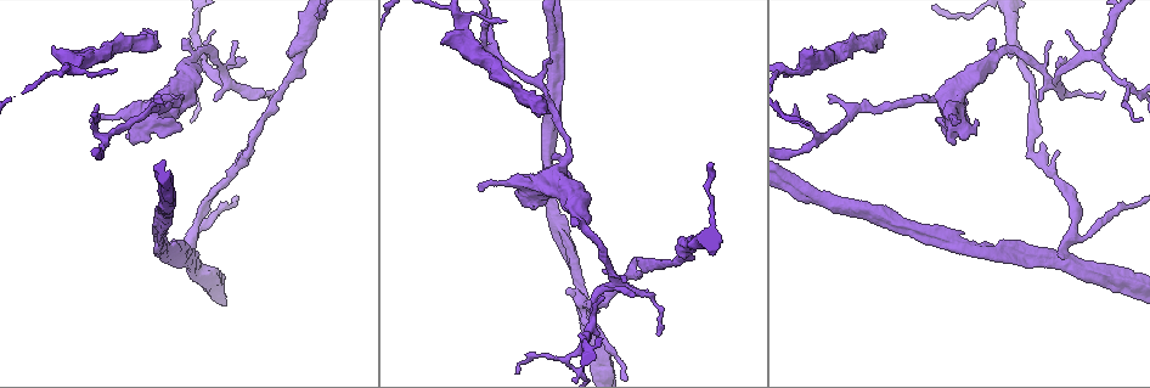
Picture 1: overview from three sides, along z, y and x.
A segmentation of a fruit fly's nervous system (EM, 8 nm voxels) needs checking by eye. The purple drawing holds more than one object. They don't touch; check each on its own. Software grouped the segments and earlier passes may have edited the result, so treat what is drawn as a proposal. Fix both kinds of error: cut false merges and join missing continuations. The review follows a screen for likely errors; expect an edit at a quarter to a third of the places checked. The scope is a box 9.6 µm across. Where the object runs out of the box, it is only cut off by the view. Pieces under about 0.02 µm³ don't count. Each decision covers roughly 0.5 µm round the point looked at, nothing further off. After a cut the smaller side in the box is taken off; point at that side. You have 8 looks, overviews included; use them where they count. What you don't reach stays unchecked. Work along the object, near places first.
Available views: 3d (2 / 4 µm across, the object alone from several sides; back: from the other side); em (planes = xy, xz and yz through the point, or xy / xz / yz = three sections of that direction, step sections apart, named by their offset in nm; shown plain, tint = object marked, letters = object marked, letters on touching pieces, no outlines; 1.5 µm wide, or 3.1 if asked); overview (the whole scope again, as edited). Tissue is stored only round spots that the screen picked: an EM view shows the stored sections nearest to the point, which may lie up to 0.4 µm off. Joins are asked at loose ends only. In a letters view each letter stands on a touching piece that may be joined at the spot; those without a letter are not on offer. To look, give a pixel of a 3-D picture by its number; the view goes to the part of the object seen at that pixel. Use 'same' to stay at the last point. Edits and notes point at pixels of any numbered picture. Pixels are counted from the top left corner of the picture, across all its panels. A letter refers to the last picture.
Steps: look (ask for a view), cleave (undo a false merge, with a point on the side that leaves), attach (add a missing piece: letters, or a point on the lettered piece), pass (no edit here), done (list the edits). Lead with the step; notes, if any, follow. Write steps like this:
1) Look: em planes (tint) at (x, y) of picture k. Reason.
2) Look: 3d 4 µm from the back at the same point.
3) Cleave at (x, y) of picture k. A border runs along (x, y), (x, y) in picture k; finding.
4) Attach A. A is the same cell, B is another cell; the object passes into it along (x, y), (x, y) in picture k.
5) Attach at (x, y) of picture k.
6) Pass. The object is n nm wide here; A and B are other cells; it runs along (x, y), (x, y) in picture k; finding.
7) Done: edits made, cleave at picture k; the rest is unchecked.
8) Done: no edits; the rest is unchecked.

Look: em planes (tint) at (1050, 78) of picture 1. A fork.

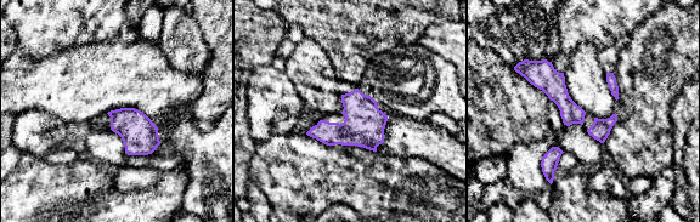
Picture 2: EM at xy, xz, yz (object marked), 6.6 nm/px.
Look: em planes (letters) at the same point.

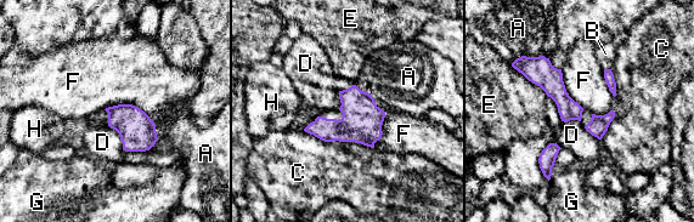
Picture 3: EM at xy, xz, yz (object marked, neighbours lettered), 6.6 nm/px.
Pass. The object is 140 nm wide here; A, B, C, D, E, F, G and H are other cells; it runs along (529, 63), (557, 91), (577, 117) in picture 3; continuous, no second neuron.

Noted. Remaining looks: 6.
Look: em planes (letters) at (505, 19) of picture 1.

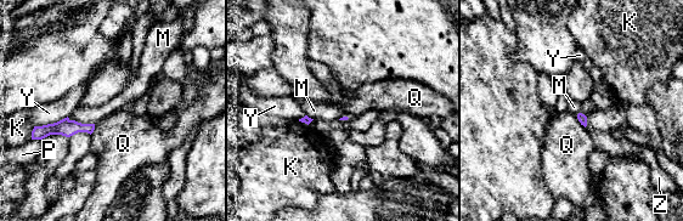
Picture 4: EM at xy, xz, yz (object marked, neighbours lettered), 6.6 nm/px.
Pass. The longest contact is with Y, 240 nm; K, M, P, Q, Y and Z are other cells; it runs along (91, 126), (56, 128), (39, 132) in picture 4; none of them fits.

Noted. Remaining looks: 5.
Look: 3d 2 µm at (569, 173) of picture 1. Thick end.

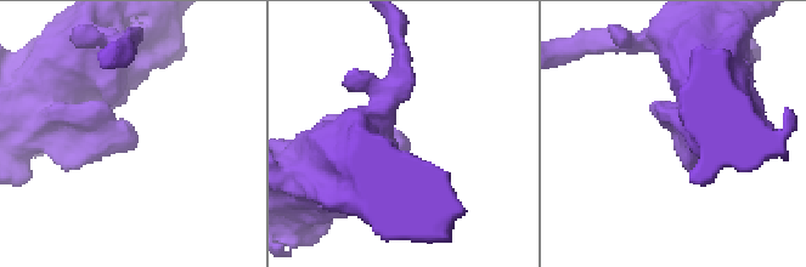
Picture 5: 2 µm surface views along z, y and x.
Look: em yz step 8 (tint) at (134, 142) of picture 5.

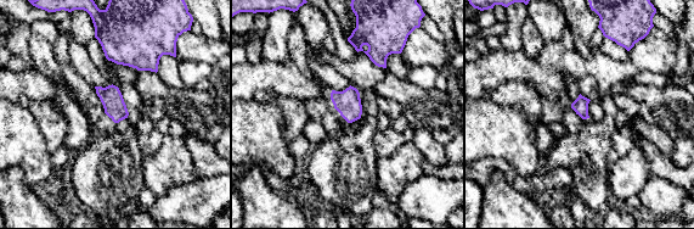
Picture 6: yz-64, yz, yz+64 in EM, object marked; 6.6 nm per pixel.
Look: em yz step 8 (letters) at the same point.

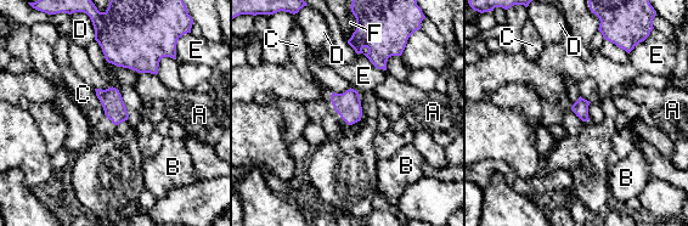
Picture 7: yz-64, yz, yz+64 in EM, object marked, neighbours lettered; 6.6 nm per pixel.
Pass. The longest contact is with E, 220 nm; A, B, C, D, E and F are other cells; a border runs along (94, 89), (105, 113) in picture 7; none of them fits.

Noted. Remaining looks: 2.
Done: no edits; the rest is unchecked.

